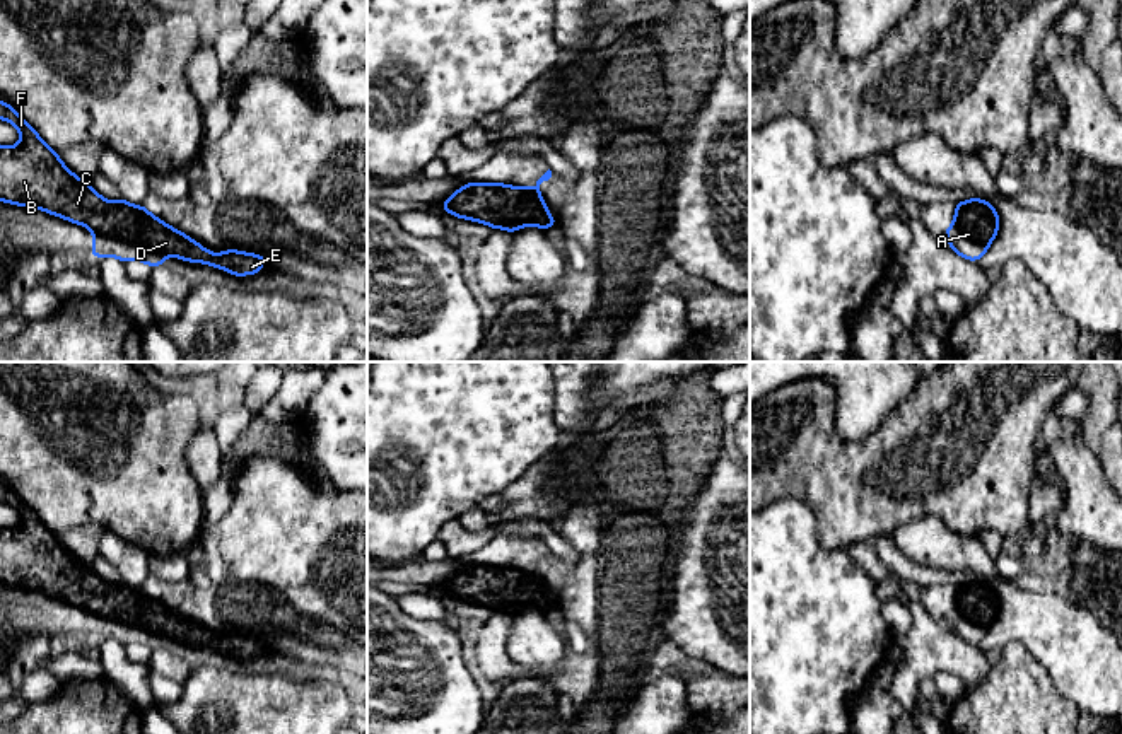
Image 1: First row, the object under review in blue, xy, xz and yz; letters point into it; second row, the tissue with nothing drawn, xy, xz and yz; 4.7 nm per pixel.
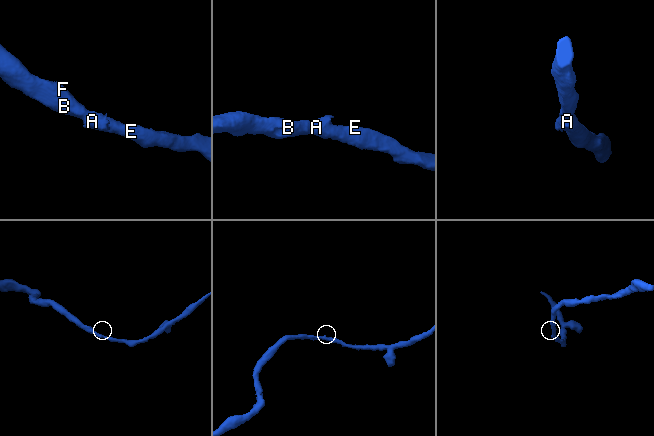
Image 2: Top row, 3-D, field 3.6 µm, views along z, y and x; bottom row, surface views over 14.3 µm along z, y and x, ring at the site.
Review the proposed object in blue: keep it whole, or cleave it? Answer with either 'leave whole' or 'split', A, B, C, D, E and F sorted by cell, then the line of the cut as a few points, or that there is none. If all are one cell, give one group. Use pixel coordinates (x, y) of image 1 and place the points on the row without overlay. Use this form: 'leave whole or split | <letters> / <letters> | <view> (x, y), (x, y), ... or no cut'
leave whole | A B C D E F | no cut

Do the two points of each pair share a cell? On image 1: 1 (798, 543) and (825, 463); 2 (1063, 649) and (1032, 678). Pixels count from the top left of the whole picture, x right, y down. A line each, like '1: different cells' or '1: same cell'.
1: different cells
2: different cells

